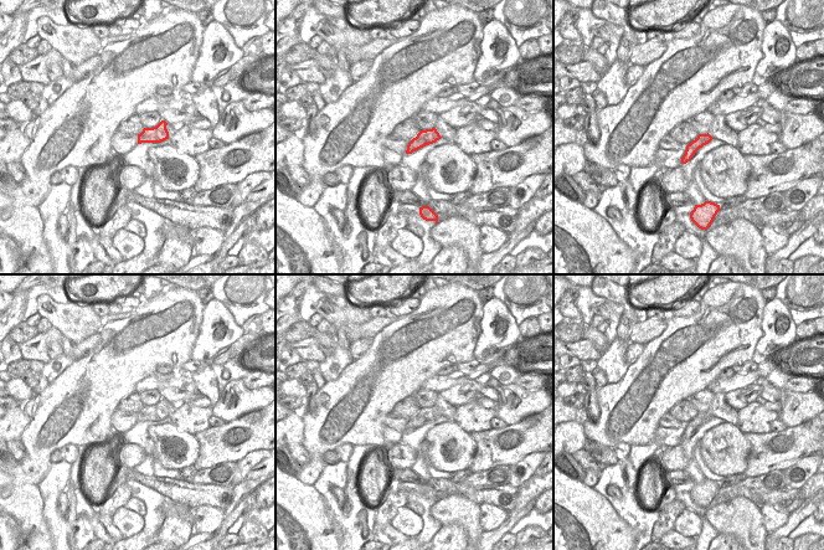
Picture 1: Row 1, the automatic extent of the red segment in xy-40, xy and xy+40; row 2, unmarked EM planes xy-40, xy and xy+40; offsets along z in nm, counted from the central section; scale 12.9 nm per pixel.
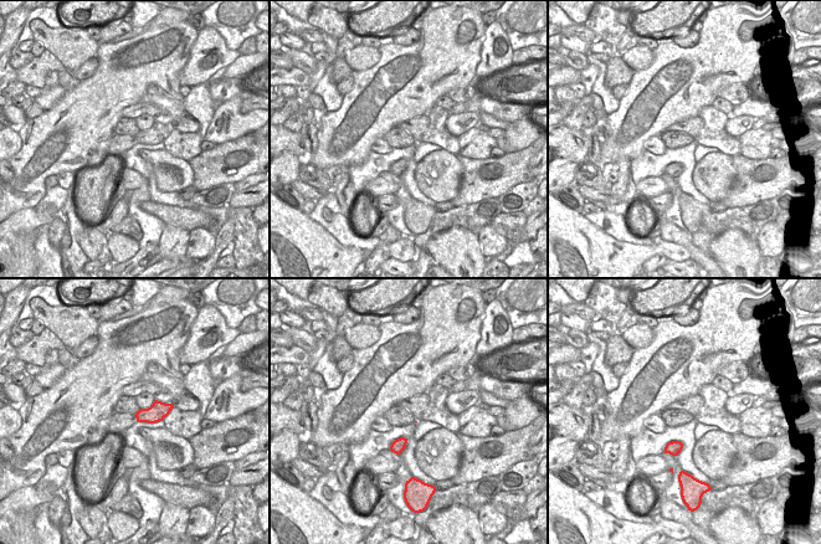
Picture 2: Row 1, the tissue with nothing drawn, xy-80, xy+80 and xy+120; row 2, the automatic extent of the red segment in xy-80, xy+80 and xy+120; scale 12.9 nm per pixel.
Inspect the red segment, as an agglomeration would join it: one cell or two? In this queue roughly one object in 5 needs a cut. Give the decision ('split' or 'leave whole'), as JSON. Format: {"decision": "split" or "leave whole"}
{"decision": "leave whole"}

